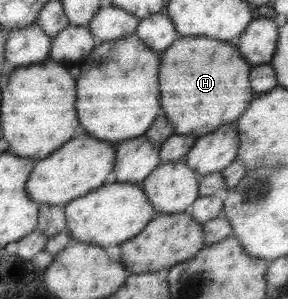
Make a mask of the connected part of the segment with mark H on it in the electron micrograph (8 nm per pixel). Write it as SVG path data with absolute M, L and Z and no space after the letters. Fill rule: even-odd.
M178 36L160 57L161 109L177 135L198 138L235 122L255 98L250 84L253 66L243 59L233 42Z

